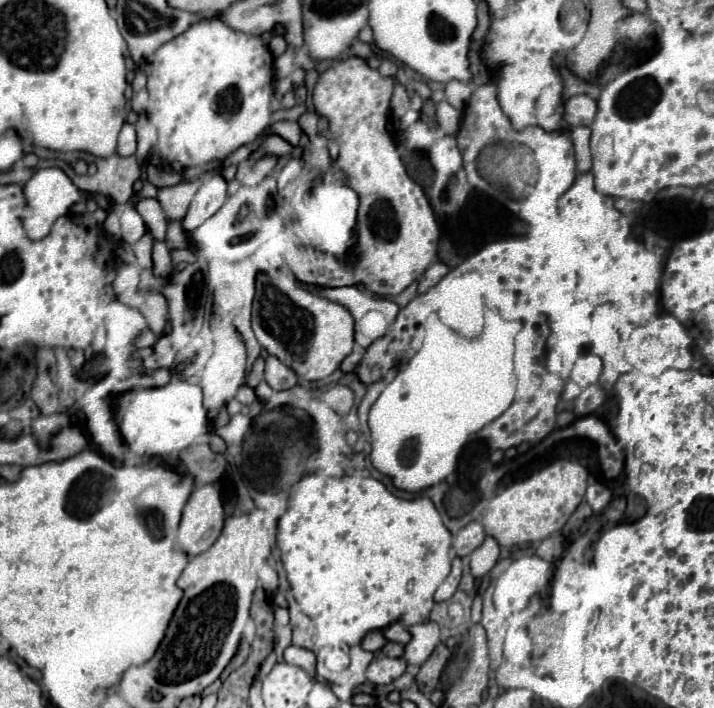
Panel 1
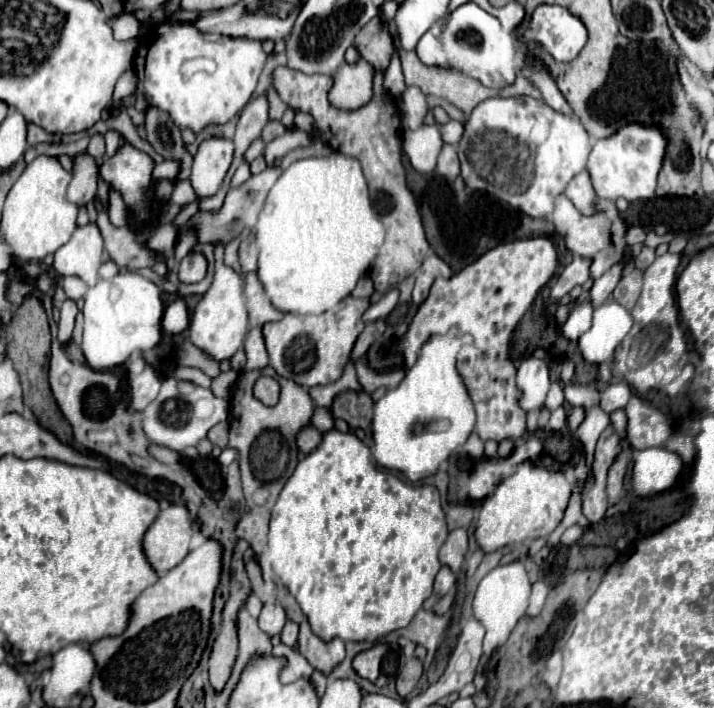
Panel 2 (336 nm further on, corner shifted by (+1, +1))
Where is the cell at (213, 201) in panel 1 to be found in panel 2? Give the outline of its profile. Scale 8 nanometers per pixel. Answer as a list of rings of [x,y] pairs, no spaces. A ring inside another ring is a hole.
[[[207,138],[199,144],[197,154],[193,156],[191,184],[197,196],[213,196],[233,160],[233,140],[227,138]]]

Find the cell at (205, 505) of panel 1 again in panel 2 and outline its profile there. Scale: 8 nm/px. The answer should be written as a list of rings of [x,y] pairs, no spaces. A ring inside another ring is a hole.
[[[161,504],[161,512],[159,516],[155,518],[155,522],[147,528],[147,534],[143,536],[143,554],[145,558],[149,560],[149,564],[155,568],[157,574],[165,574],[169,572],[171,568],[175,568],[189,552],[189,542],[191,542],[191,536],[195,532],[195,526],[193,522],[187,520],[189,518],[189,512],[185,506],[179,506],[179,504]]]

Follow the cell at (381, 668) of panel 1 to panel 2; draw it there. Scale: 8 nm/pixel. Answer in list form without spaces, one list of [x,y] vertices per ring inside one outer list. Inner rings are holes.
[[[377,644],[369,650],[363,650],[363,654],[357,654],[355,656],[355,672],[361,676],[361,678],[367,678],[371,682],[375,682],[381,674],[381,658],[385,656],[387,652],[387,646],[385,644]]]

